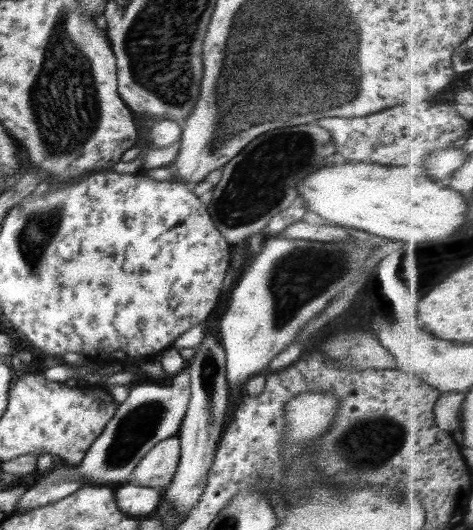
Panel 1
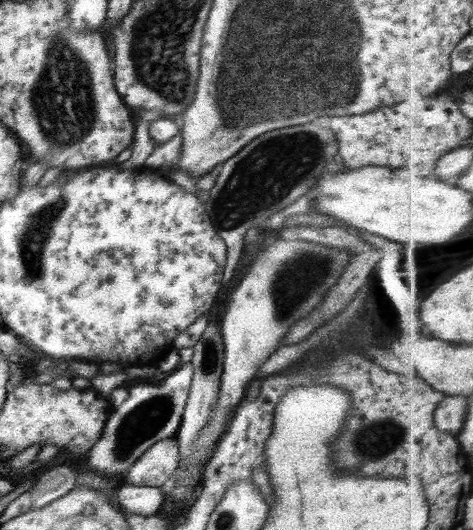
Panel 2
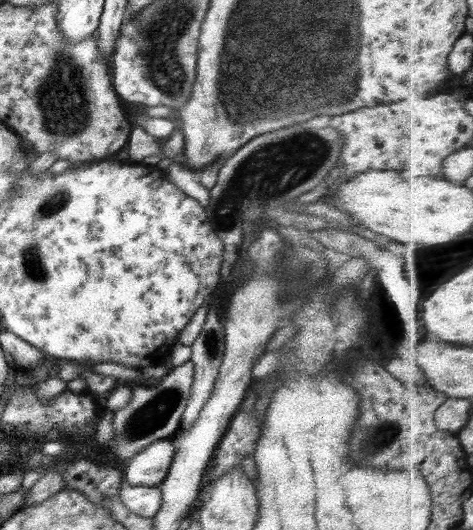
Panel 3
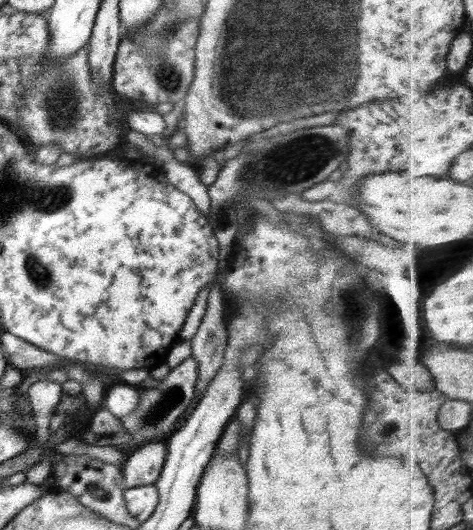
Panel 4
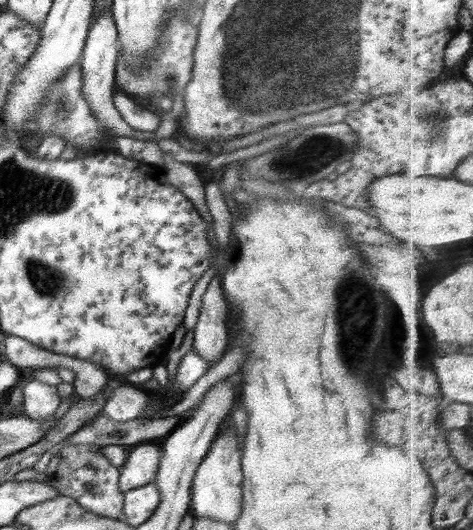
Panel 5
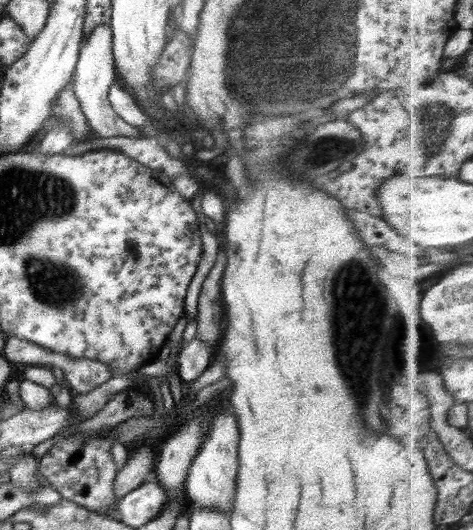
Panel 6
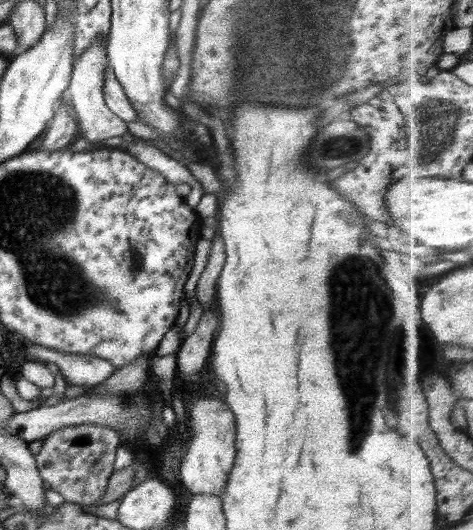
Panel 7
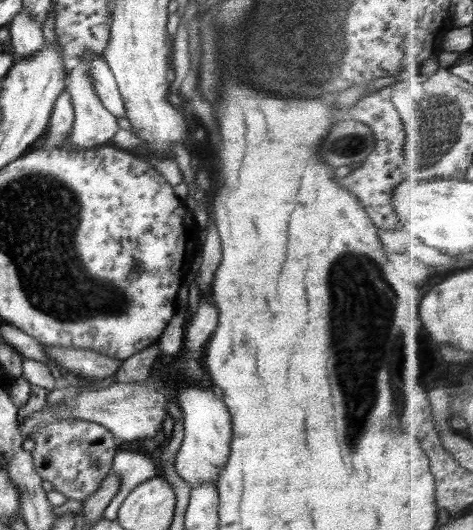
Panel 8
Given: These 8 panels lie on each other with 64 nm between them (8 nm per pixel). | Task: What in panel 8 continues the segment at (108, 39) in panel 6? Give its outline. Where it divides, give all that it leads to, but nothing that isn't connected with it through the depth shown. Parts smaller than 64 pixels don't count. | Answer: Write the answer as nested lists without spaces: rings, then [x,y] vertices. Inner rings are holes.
[[[82,60],[76,65],[67,76],[66,91],[70,93],[70,99],[74,105],[74,120],[72,131],[68,135],[67,147],[76,149],[90,149],[104,145],[120,128],[117,126],[118,119],[104,108],[100,98],[96,96],[96,90],[92,88],[92,76],[88,68],[88,60]]]

